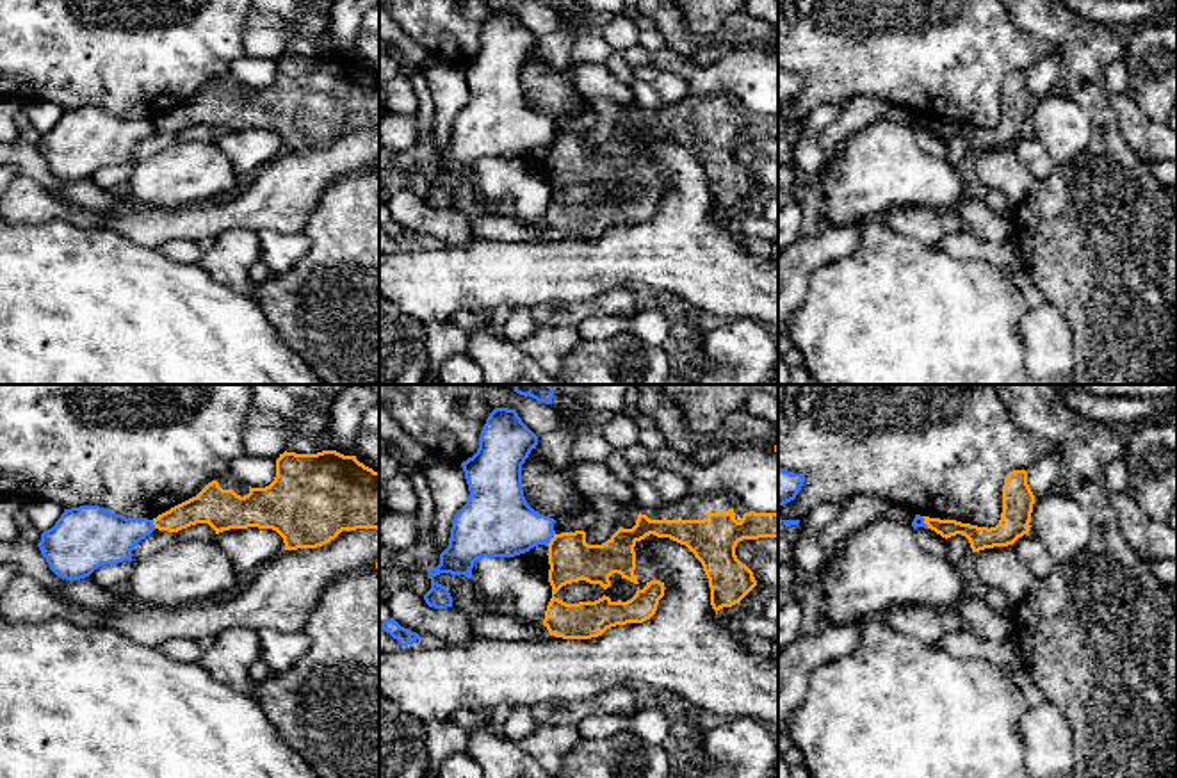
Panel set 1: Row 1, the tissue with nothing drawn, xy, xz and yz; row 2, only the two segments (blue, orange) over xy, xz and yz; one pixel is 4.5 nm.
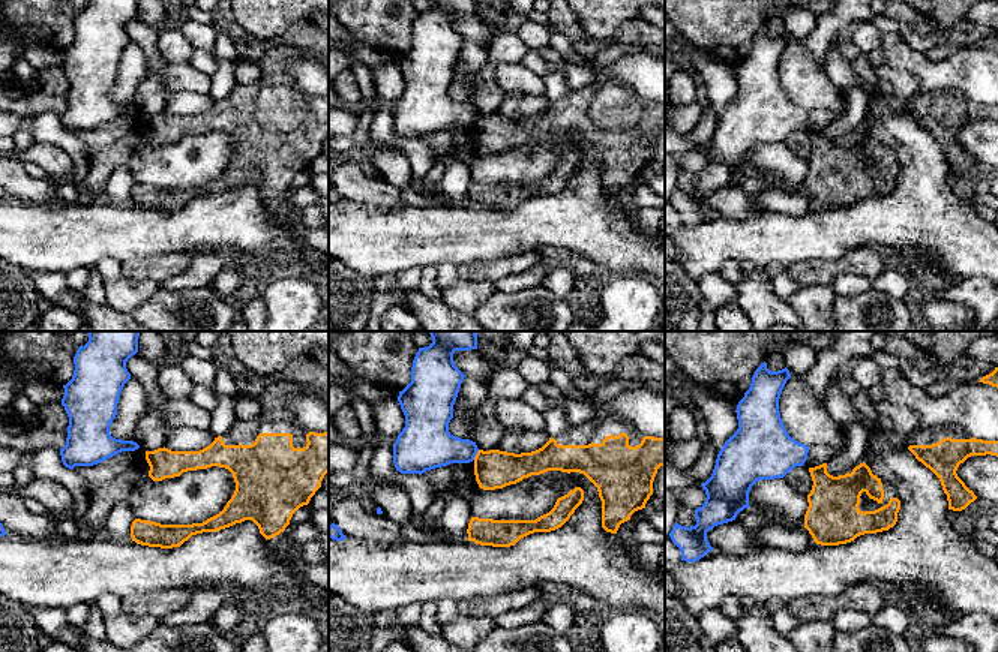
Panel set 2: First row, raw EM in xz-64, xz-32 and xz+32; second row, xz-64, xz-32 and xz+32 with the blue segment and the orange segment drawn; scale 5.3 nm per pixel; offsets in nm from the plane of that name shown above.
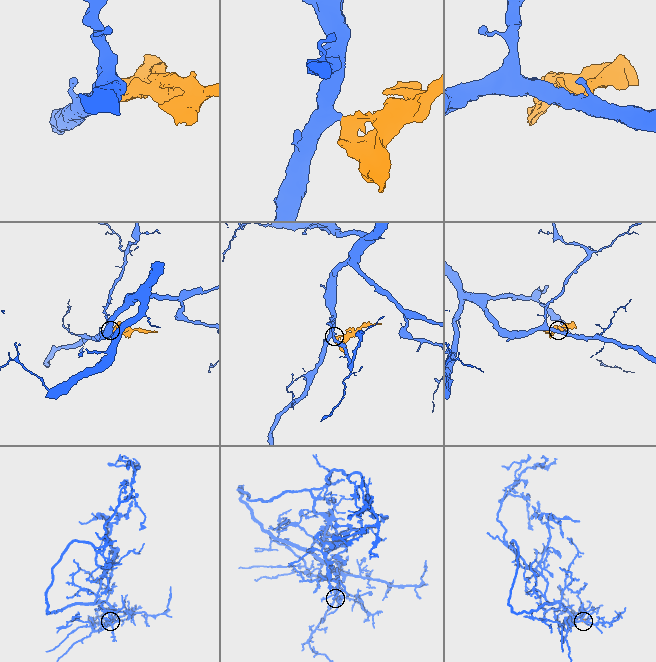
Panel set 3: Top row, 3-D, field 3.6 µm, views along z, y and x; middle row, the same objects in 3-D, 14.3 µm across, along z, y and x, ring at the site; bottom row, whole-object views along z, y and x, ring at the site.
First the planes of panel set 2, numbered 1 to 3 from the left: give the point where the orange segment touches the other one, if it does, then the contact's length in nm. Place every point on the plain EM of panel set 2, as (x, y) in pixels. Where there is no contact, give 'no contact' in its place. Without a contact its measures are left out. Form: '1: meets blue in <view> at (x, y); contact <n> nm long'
1: no contact
2: meets blue in xz-32 at (476, 117); contact 70 nm long
3: no contact

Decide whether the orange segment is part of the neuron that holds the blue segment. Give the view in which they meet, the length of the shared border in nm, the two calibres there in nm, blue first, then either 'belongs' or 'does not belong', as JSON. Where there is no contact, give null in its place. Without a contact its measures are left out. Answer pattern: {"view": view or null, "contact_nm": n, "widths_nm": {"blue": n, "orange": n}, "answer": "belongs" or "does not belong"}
{"view": "xz", "contact_nm": 70, "widths_nm": {"blue": 320, "orange": 200}, "answer": "does not belong"}

